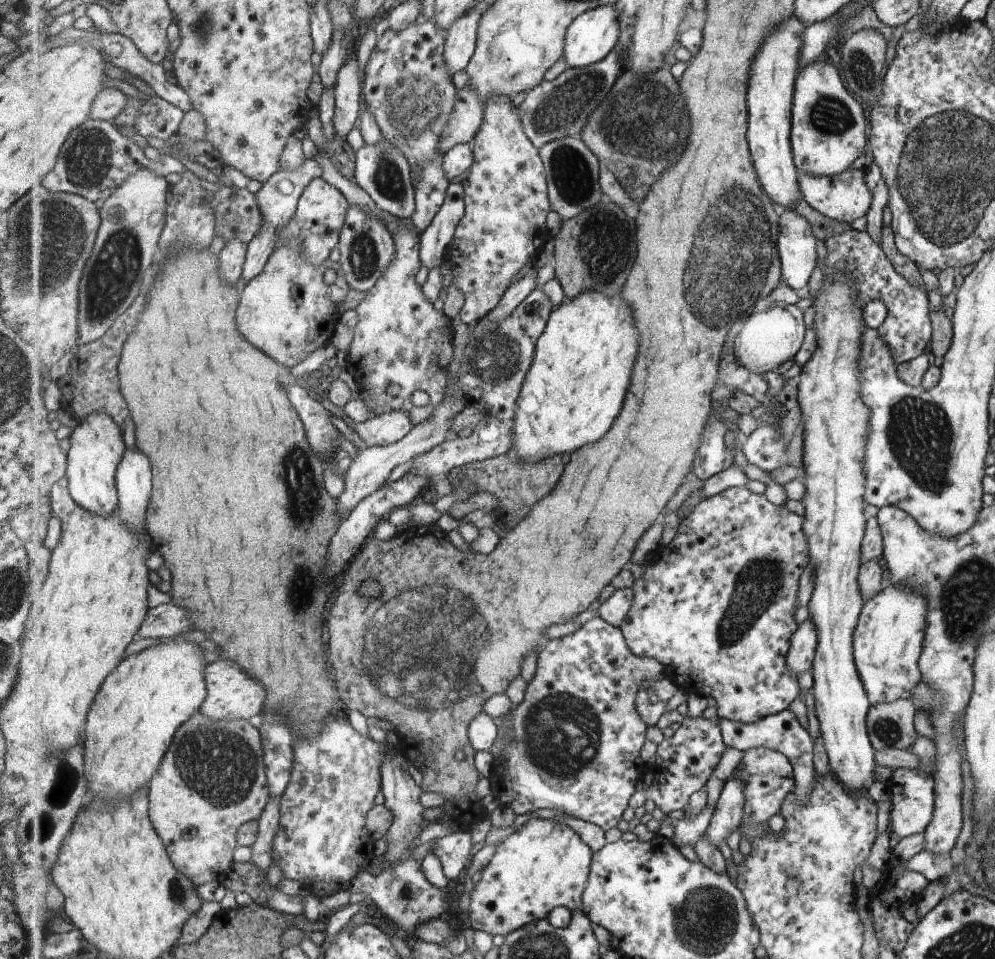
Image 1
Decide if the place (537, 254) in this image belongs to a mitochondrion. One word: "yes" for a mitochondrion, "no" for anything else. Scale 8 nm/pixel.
no

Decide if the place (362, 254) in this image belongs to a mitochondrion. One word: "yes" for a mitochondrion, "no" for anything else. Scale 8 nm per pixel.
yes

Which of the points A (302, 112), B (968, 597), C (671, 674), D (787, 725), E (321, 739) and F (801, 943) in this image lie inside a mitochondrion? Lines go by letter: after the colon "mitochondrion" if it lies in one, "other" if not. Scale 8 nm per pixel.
A: other
B: mitochondrion
C: other
D: other
E: mitochondrion
F: other

